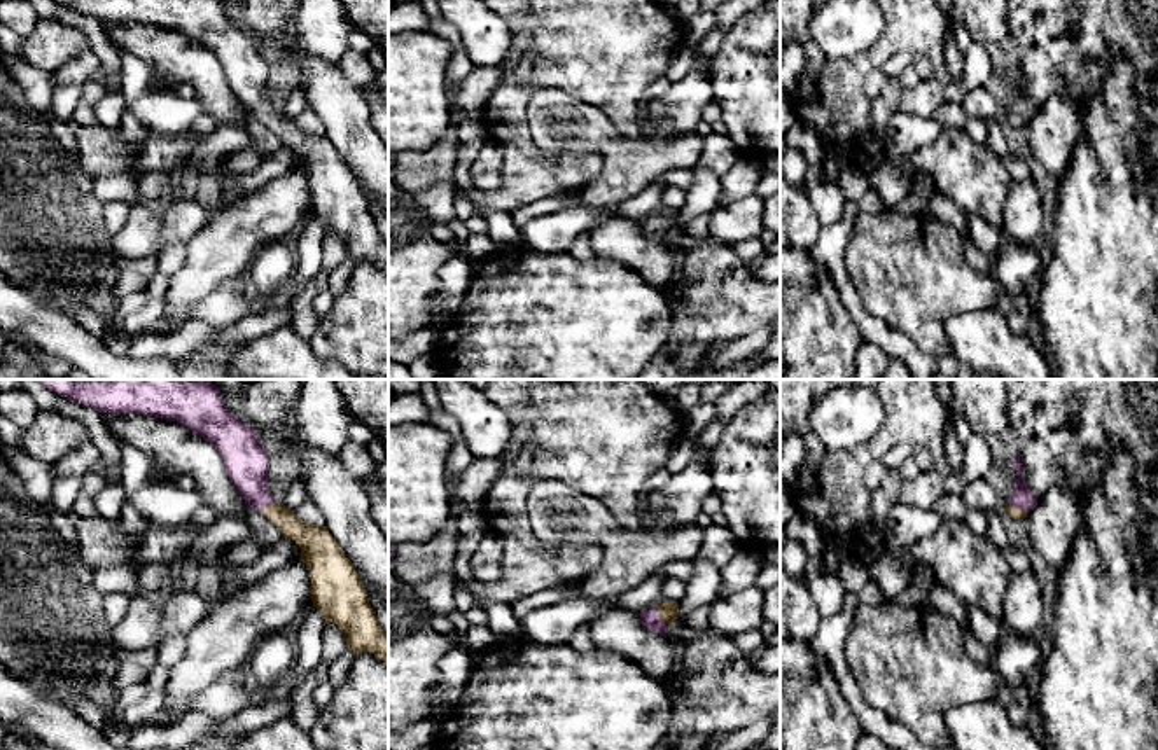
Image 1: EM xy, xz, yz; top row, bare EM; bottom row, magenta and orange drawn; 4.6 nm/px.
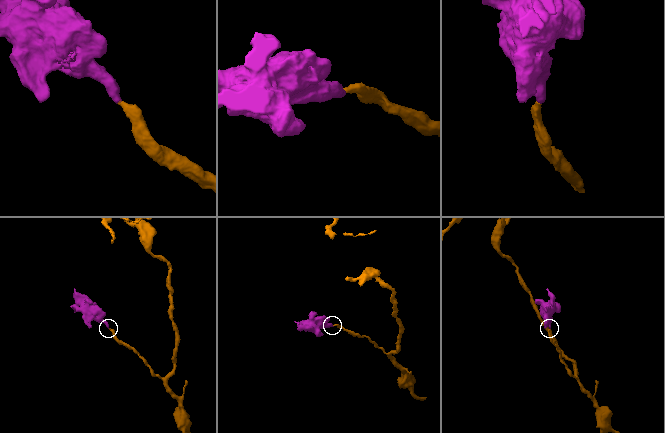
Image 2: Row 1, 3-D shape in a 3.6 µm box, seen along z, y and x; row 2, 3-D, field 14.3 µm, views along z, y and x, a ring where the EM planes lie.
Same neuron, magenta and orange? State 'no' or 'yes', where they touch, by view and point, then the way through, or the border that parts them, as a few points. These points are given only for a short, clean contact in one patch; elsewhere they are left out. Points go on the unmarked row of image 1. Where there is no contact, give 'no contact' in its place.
yes | xz (660, 226) | across xz (651, 228), (660, 226), (669, 221)

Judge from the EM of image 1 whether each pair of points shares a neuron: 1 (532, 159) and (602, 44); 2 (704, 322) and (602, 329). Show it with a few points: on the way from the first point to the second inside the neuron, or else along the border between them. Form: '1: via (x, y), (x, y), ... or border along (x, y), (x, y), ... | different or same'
1: via (516, 123), (516, 100), (565, 58) | same
2: border along (665, 291), (670, 331), (663, 347), (651, 359) | different

